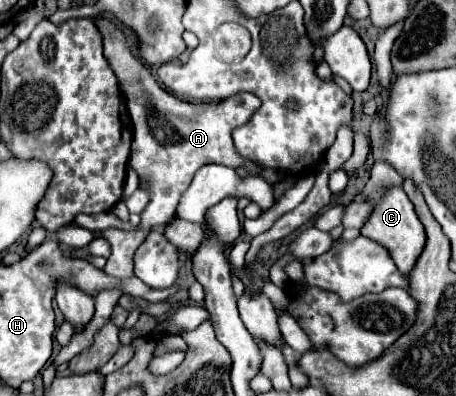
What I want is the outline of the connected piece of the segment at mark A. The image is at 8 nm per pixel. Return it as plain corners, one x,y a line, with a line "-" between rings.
97,19
97,27
103,35
105,57
109,59
111,69
117,73
117,79
125,85
127,111
133,125
133,141
129,167
139,175
139,185
151,193
149,205
141,213
141,223
133,231
123,231
117,227
101,231
103,239
111,243
111,257
107,259
105,273
113,277
131,277
133,275
133,255
137,247
147,239
153,227
165,227
175,219
175,209
183,191
189,187
195,171
207,163
221,163
233,169
247,169
249,173
261,173
263,165
241,157
235,149
231,131
247,123
249,117
261,107
261,99
251,93
237,93
219,103
189,103
177,99
169,91
161,89
151,77
149,69
137,57
131,41
121,29
117,29
107,19

